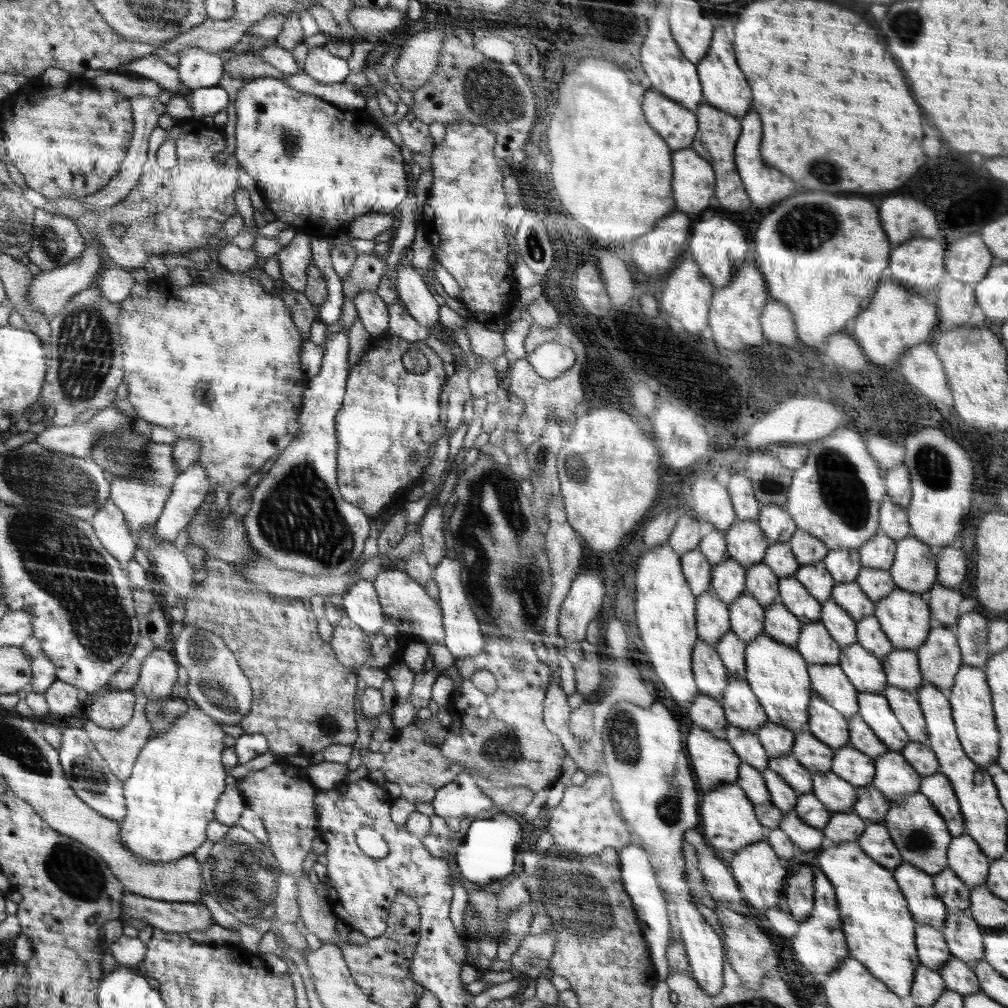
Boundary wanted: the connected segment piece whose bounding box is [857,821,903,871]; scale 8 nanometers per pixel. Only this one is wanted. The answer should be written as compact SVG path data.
M867 821L866 830L860 835L857 843L874 862L890 871L894 871L903 863L901 854L883 823Z

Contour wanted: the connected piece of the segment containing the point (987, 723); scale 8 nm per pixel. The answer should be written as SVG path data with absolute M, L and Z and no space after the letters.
M961 664L948 697L955 729L966 756L985 769L989 764L996 763L998 760L998 728L996 728L991 690L987 684L984 668Z

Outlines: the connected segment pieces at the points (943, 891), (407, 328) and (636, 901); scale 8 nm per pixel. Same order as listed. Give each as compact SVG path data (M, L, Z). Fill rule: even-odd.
M946 867L933 877L936 892L940 895L940 900L946 905L947 912L954 914L969 908L971 889L952 870Z
M399 298L394 305L387 305L389 310L389 326L391 334L403 338L405 341L414 343L415 341L424 342L429 335L429 329L421 324L418 324L412 318L406 308L401 306Z
M636 841L628 843L623 849L618 851L619 871L624 890L630 896L636 916L638 916L643 926L643 935L647 942L648 954L651 955L650 960L652 960L657 970L658 978L660 981L665 981L668 973L672 971L666 958L668 946L671 944L669 941L671 925L668 919L666 900L655 877L657 875L655 867L651 864L649 854Z

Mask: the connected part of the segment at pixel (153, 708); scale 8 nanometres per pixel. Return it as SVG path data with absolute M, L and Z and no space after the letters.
M173 694L160 701L148 702L145 706L146 720L150 722L150 728L156 734L164 734L174 726L174 722L191 707L190 702L175 698Z

